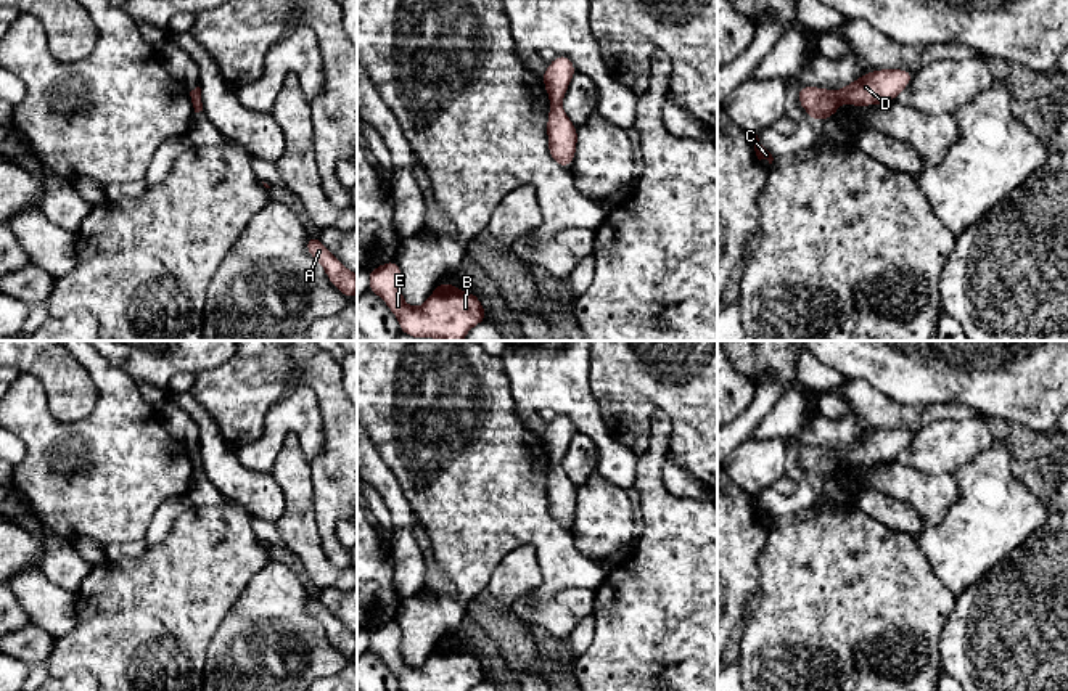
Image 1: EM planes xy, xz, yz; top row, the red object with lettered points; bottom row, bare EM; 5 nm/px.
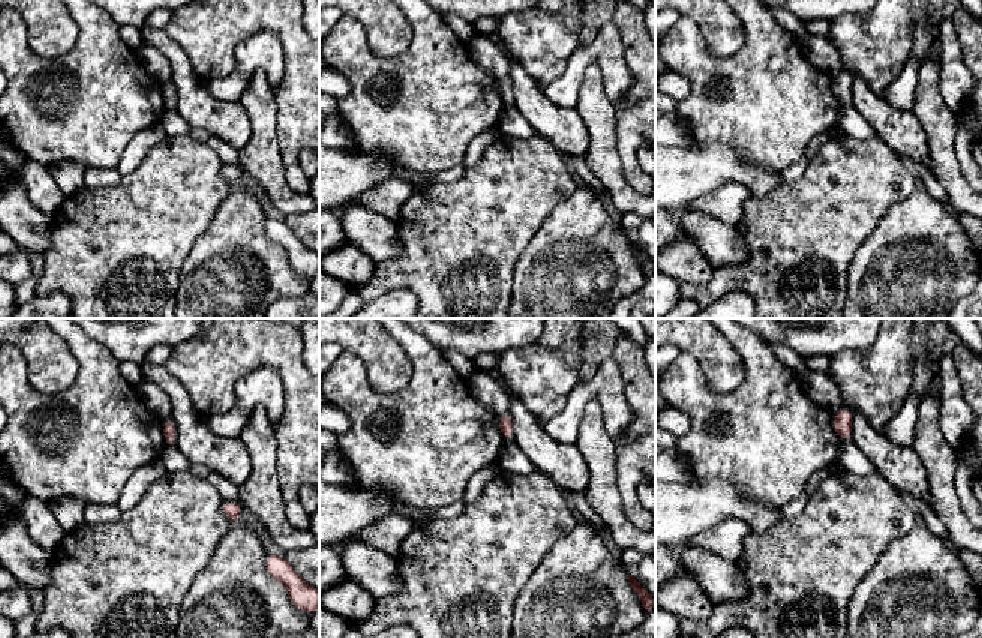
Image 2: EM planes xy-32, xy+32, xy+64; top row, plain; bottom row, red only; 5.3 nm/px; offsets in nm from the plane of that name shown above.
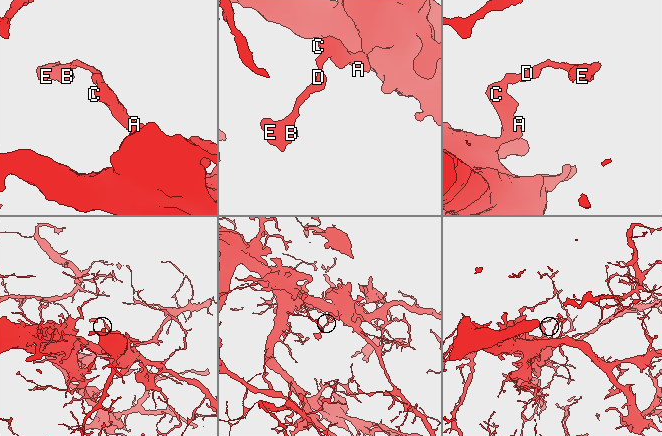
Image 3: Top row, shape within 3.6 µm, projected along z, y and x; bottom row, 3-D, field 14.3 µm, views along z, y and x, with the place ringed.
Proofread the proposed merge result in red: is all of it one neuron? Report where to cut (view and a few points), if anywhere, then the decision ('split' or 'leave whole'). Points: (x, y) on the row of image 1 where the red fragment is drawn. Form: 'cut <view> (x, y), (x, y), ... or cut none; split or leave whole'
cut xz (552, 103), (560, 105); split

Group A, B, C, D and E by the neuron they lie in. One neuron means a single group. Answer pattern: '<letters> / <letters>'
A C / B D E

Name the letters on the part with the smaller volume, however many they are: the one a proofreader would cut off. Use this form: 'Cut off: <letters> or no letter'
Cut off: B, D, E

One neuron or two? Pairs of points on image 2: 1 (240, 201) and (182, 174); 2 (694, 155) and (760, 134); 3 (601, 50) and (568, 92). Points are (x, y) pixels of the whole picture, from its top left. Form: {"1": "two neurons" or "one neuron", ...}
{"1": "two neurons", "2": "two neurons", "3": "one neuron"}

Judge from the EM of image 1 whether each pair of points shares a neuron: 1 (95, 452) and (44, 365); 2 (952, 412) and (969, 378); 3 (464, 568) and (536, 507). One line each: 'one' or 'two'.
1: two
2: two
3: one

